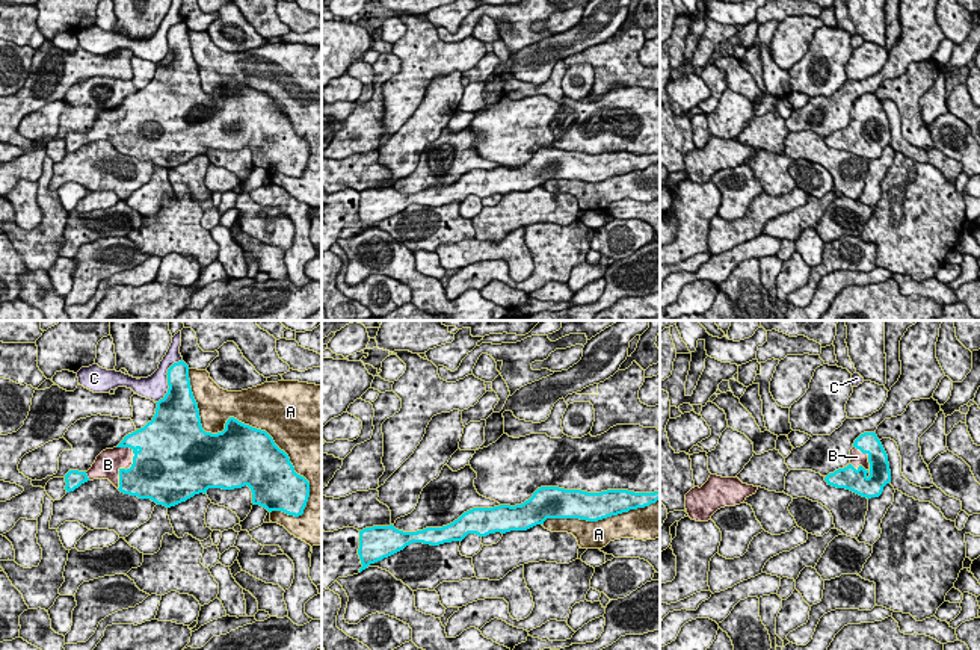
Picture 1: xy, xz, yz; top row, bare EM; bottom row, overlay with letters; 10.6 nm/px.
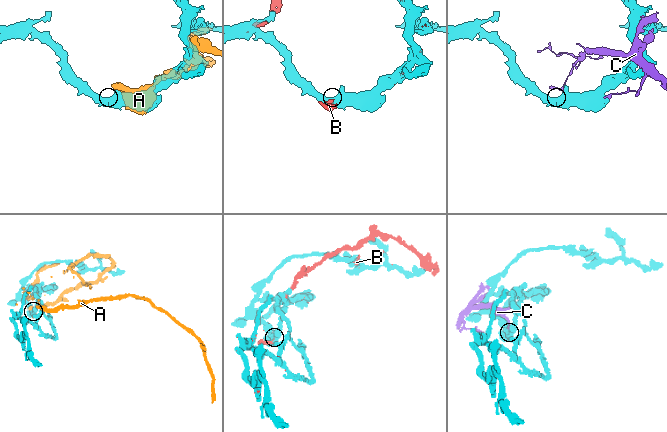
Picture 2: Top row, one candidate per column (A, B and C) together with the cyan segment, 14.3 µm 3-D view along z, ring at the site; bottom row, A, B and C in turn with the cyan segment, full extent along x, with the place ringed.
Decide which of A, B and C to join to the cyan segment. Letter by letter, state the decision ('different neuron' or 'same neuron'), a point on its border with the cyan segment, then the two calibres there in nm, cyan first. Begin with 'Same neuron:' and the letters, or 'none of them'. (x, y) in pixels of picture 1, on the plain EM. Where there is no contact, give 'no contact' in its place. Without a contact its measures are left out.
Same neuron: B
A: different neuron; meets cyan in xy at (243, 85); 500 nm thick on the cyan side, 460 nm on the other
B: same neuron; meets cyan in yz at (862, 129); 240 nm thick on the cyan side, 160 nm on the other
C: different neuron; meets cyan in xy at (168, 41); 300 nm thick on the cyan side, 280 nm on the other

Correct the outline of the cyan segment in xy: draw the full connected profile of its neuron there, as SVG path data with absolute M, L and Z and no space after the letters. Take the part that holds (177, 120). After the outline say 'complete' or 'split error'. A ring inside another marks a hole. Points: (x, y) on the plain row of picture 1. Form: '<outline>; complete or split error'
M181 21L168 30L168 54L156 76L143 89L128 95L113 110L103 112L88 133L69 132L65 136L66 154L94 141L109 141L121 154L151 160L166 169L175 168L208 150L234 151L248 147L252 165L269 174L282 172L299 178L310 159L310 144L294 133L288 116L261 91L230 79L225 91L205 94L193 59L189 27Z; split error

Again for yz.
M876 94L861 95L850 110L850 124L824 138L824 142L867 160L879 159L883 148L891 144L891 132Z; split error

